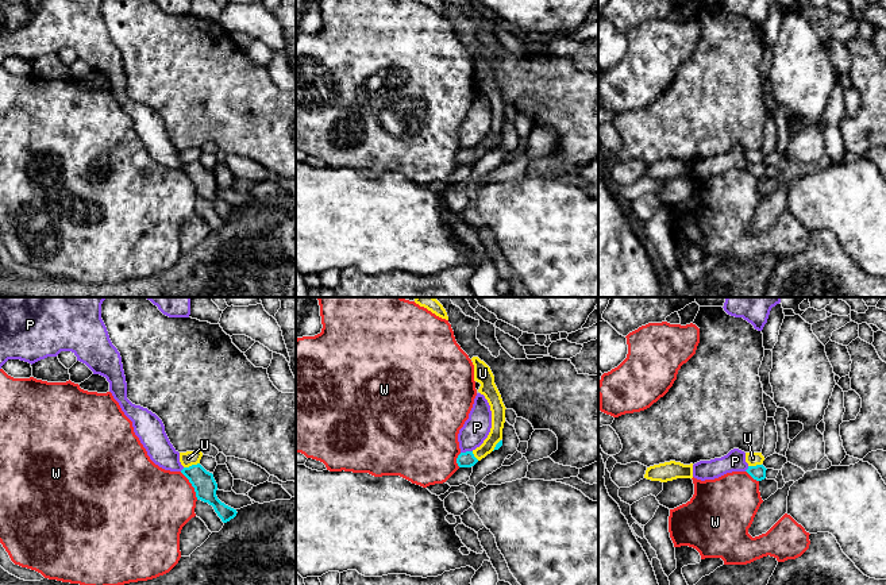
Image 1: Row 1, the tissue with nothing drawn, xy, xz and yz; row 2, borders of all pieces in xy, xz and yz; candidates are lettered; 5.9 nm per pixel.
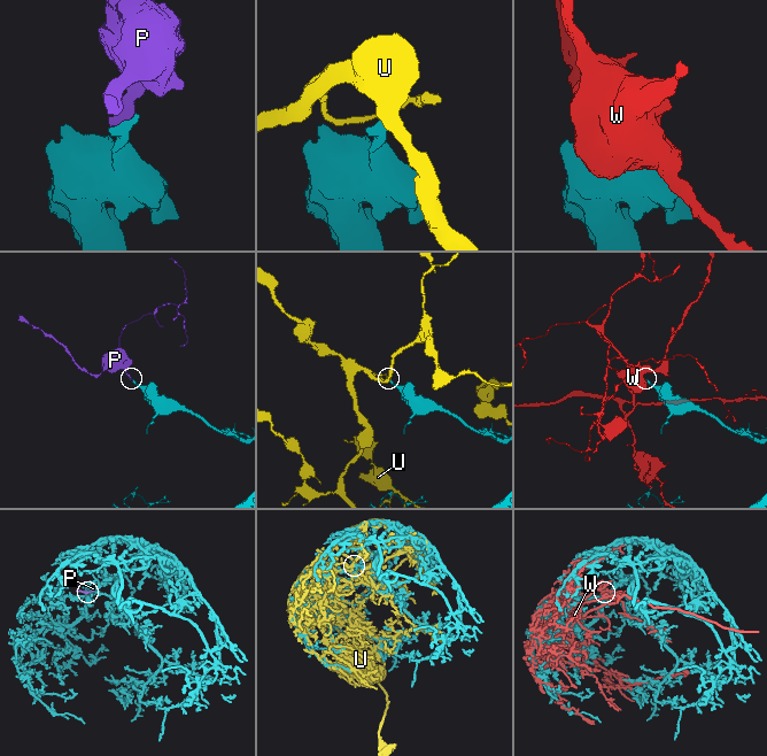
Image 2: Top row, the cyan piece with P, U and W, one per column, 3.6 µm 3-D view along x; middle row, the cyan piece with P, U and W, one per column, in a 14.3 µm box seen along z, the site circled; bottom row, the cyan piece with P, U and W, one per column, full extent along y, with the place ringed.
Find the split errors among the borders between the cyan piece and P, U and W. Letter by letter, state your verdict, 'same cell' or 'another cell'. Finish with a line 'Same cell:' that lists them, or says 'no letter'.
P: another cell
U: another cell
W: another cell
Same cell: no letter

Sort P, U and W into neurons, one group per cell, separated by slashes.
P / U / W

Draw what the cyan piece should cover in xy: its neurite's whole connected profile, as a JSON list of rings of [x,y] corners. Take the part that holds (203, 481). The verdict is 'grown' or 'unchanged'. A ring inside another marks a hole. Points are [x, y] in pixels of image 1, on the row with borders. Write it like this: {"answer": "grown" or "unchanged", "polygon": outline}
{"answer": "unchanged", "polygon": [[[200,463],[184,467],[181,473],[189,480],[189,482],[194,488],[197,500],[212,505],[223,523],[227,523],[236,516],[236,509],[226,505],[217,499],[217,484],[212,473],[207,472]]]}

